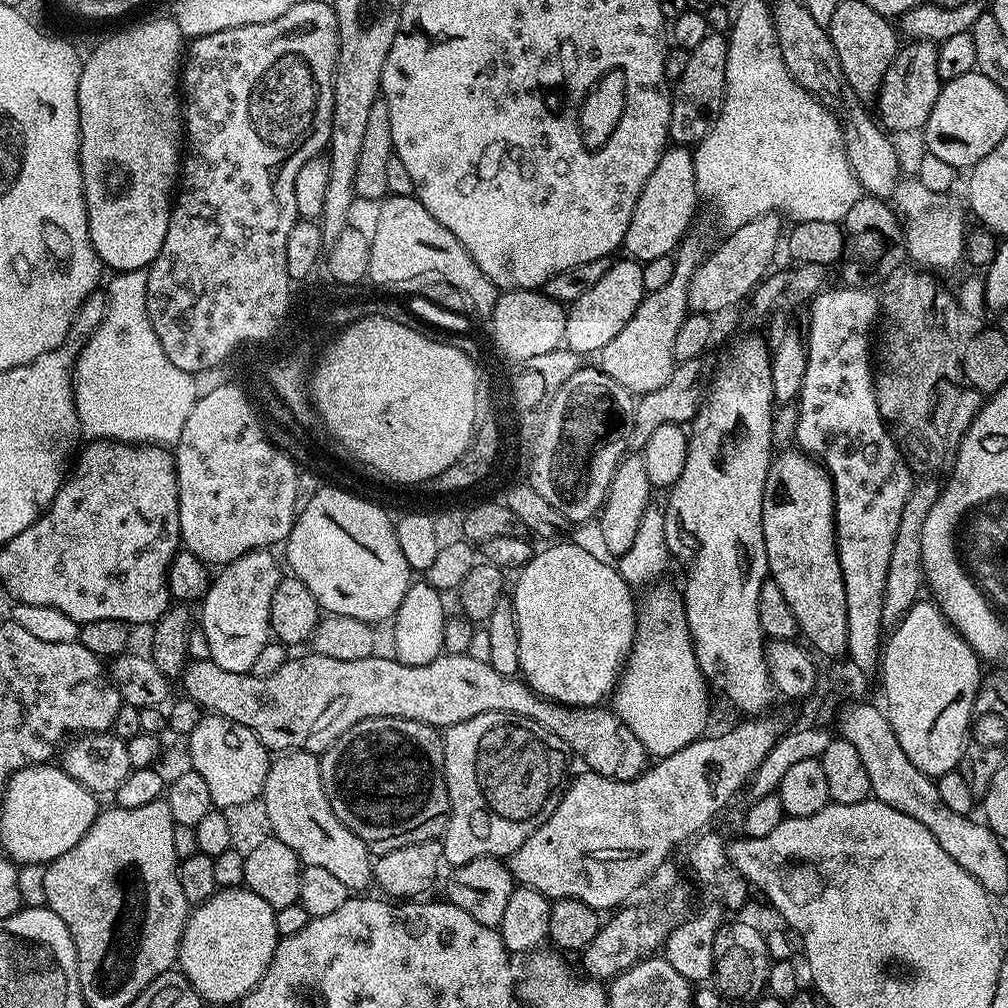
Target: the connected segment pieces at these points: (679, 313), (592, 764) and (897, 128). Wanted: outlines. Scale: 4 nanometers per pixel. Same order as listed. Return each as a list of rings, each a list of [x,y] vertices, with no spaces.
[[[689,234],[680,241],[680,247],[674,253],[676,265],[670,282],[662,286],[662,290],[647,293],[644,300],[634,310],[634,318],[606,342],[606,346],[598,354],[598,367],[609,376],[615,384],[620,385],[629,394],[643,394],[650,390],[658,390],[658,386],[666,386],[666,381],[677,366],[674,354],[674,338],[678,338],[678,330],[682,322],[689,316],[688,280],[694,276],[694,270],[710,251],[710,244],[704,236]]]
[[[307,654],[308,656],[293,655],[282,666],[278,666],[278,670],[274,670],[274,674],[266,674],[266,678],[258,678],[251,672],[231,672],[230,670],[222,670],[222,666],[218,666],[212,659],[192,660],[183,667],[182,683],[184,682],[183,695],[189,700],[198,702],[198,706],[203,708],[205,713],[215,714],[217,716],[225,716],[234,722],[238,722],[242,726],[246,726],[255,736],[264,743],[273,753],[283,754],[285,752],[311,752],[313,754],[323,754],[333,742],[342,734],[346,734],[346,730],[350,730],[350,726],[354,726],[358,722],[362,722],[366,718],[382,718],[389,716],[390,718],[406,718],[414,722],[422,722],[428,724],[431,728],[443,730],[449,728],[452,724],[458,722],[466,722],[466,718],[474,718],[483,712],[509,712],[515,716],[521,716],[527,720],[538,722],[538,726],[542,726],[546,730],[550,730],[550,734],[558,734],[558,738],[562,738],[562,742],[573,753],[580,755],[580,760],[585,765],[587,771],[596,772],[600,776],[605,776],[611,780],[633,780],[643,774],[645,768],[649,767],[650,757],[646,746],[642,746],[642,742],[638,742],[638,738],[634,738],[634,730],[630,730],[630,726],[623,724],[616,715],[615,711],[609,710],[604,706],[593,706],[591,708],[570,708],[566,704],[556,704],[553,700],[546,700],[539,696],[533,688],[528,687],[523,679],[516,676],[507,676],[506,674],[498,674],[498,670],[494,670],[494,666],[490,666],[487,660],[479,661],[468,655],[452,656],[441,654],[436,660],[428,662],[422,666],[412,666],[402,663],[391,655],[380,656],[381,654],[373,654],[366,658],[358,658],[354,662],[342,662],[342,658],[326,658],[325,656],[317,656],[315,654]]]
[[[931,40],[908,42],[897,51],[890,70],[886,70],[886,78],[880,87],[878,120],[889,133],[919,133],[930,118],[930,110],[934,110],[934,102],[938,102],[938,94],[942,81],[938,74],[938,47]]]

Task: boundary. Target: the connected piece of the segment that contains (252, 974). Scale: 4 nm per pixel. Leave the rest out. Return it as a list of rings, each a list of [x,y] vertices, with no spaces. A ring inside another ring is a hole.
[[[243,886],[221,888],[209,900],[195,905],[189,911],[180,943],[178,968],[190,982],[190,986],[194,986],[194,990],[201,1000],[209,1005],[235,1005],[259,982],[262,974],[266,974],[266,970],[274,958],[277,943],[276,909],[266,902],[262,902],[262,898],[258,898],[258,894],[254,894]]]

